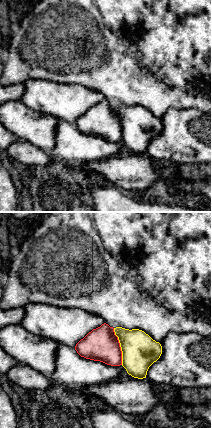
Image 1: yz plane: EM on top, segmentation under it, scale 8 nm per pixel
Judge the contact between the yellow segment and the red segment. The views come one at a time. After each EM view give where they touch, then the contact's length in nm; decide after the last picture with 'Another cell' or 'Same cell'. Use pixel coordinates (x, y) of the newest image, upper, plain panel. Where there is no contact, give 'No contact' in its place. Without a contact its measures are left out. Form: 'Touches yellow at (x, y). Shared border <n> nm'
Touches yellow at (120, 122). Shared border 300 nm

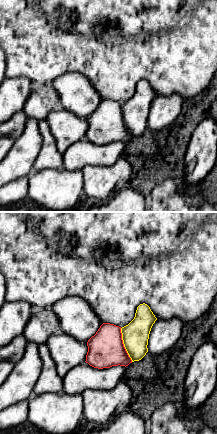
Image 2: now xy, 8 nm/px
Touches yellow at (124, 121). Shared border 280 nm

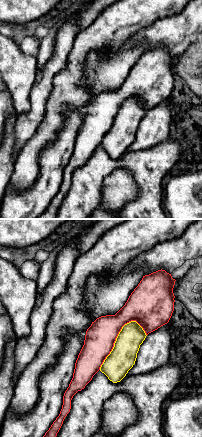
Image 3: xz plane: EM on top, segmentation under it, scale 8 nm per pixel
Touches yellow at (115, 118). Shared border 500 nm

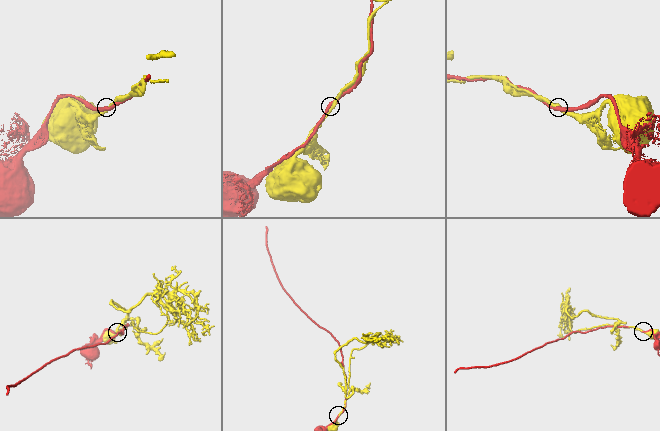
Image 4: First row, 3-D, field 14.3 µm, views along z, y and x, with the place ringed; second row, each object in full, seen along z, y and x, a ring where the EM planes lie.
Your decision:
Another cell

